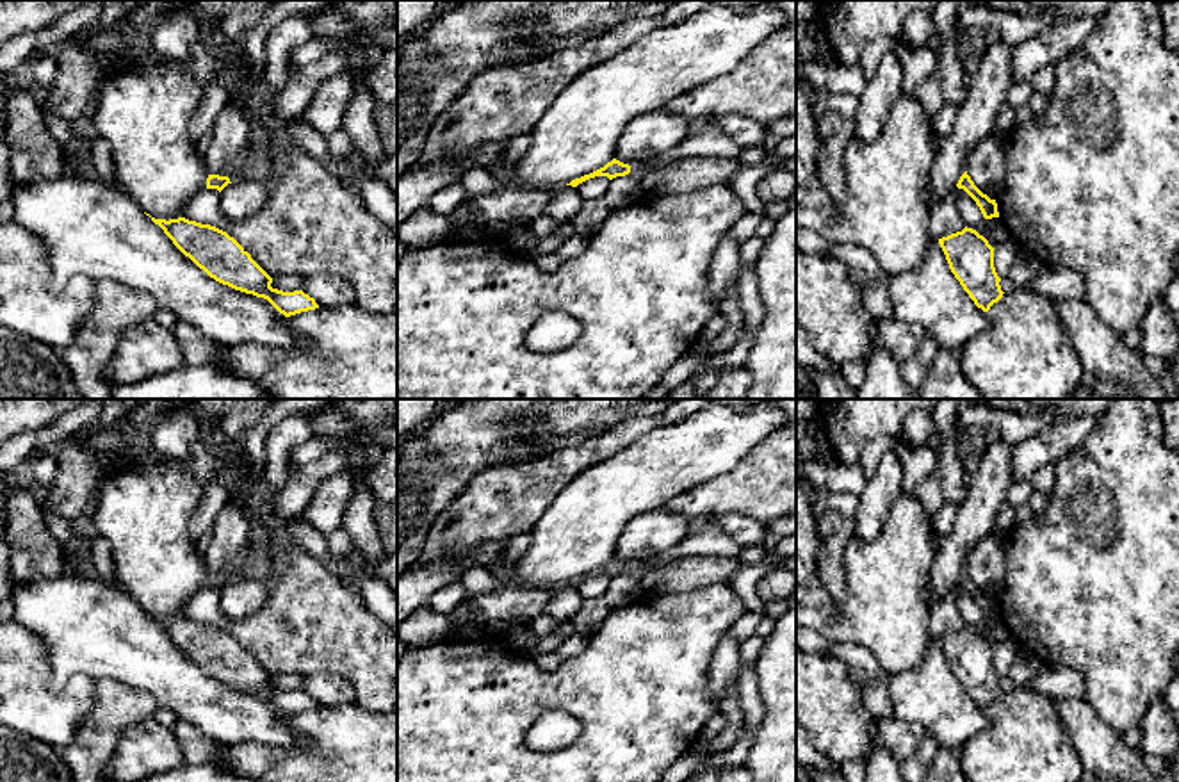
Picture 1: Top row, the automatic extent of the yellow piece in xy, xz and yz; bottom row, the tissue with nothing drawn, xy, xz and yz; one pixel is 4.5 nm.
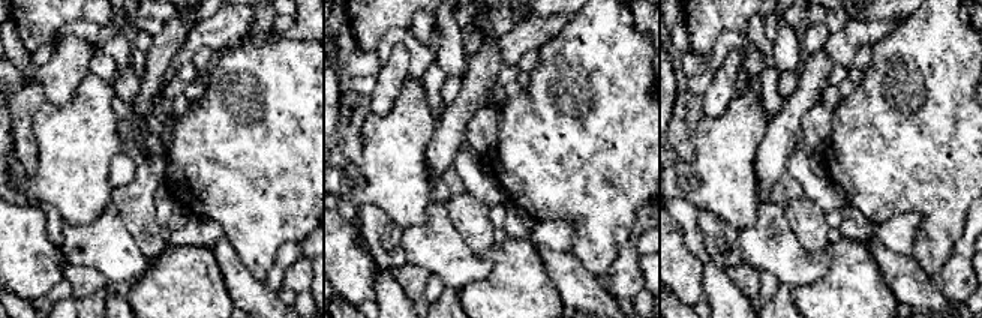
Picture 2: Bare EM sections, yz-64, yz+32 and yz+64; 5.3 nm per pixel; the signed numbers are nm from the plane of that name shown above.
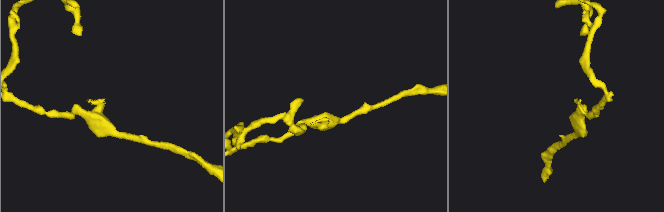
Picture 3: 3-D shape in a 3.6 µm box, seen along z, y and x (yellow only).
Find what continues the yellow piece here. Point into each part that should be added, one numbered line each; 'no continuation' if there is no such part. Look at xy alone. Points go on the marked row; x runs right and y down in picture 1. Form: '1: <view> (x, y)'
no continuation

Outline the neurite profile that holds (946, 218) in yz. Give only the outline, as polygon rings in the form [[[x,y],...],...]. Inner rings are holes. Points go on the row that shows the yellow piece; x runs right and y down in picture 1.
[[[953,192],[931,205],[931,240],[939,242],[942,237],[962,232],[965,228],[964,217],[953,198]]]

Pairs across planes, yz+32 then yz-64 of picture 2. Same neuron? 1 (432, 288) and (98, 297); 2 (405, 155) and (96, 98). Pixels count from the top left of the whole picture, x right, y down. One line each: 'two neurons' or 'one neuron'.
1: one neuron
2: one neuron

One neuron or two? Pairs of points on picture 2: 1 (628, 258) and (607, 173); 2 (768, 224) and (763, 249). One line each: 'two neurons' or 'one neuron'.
1: two neurons
2: one neuron

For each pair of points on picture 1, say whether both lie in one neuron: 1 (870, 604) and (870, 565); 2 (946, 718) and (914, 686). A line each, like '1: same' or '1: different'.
1: same
2: same

